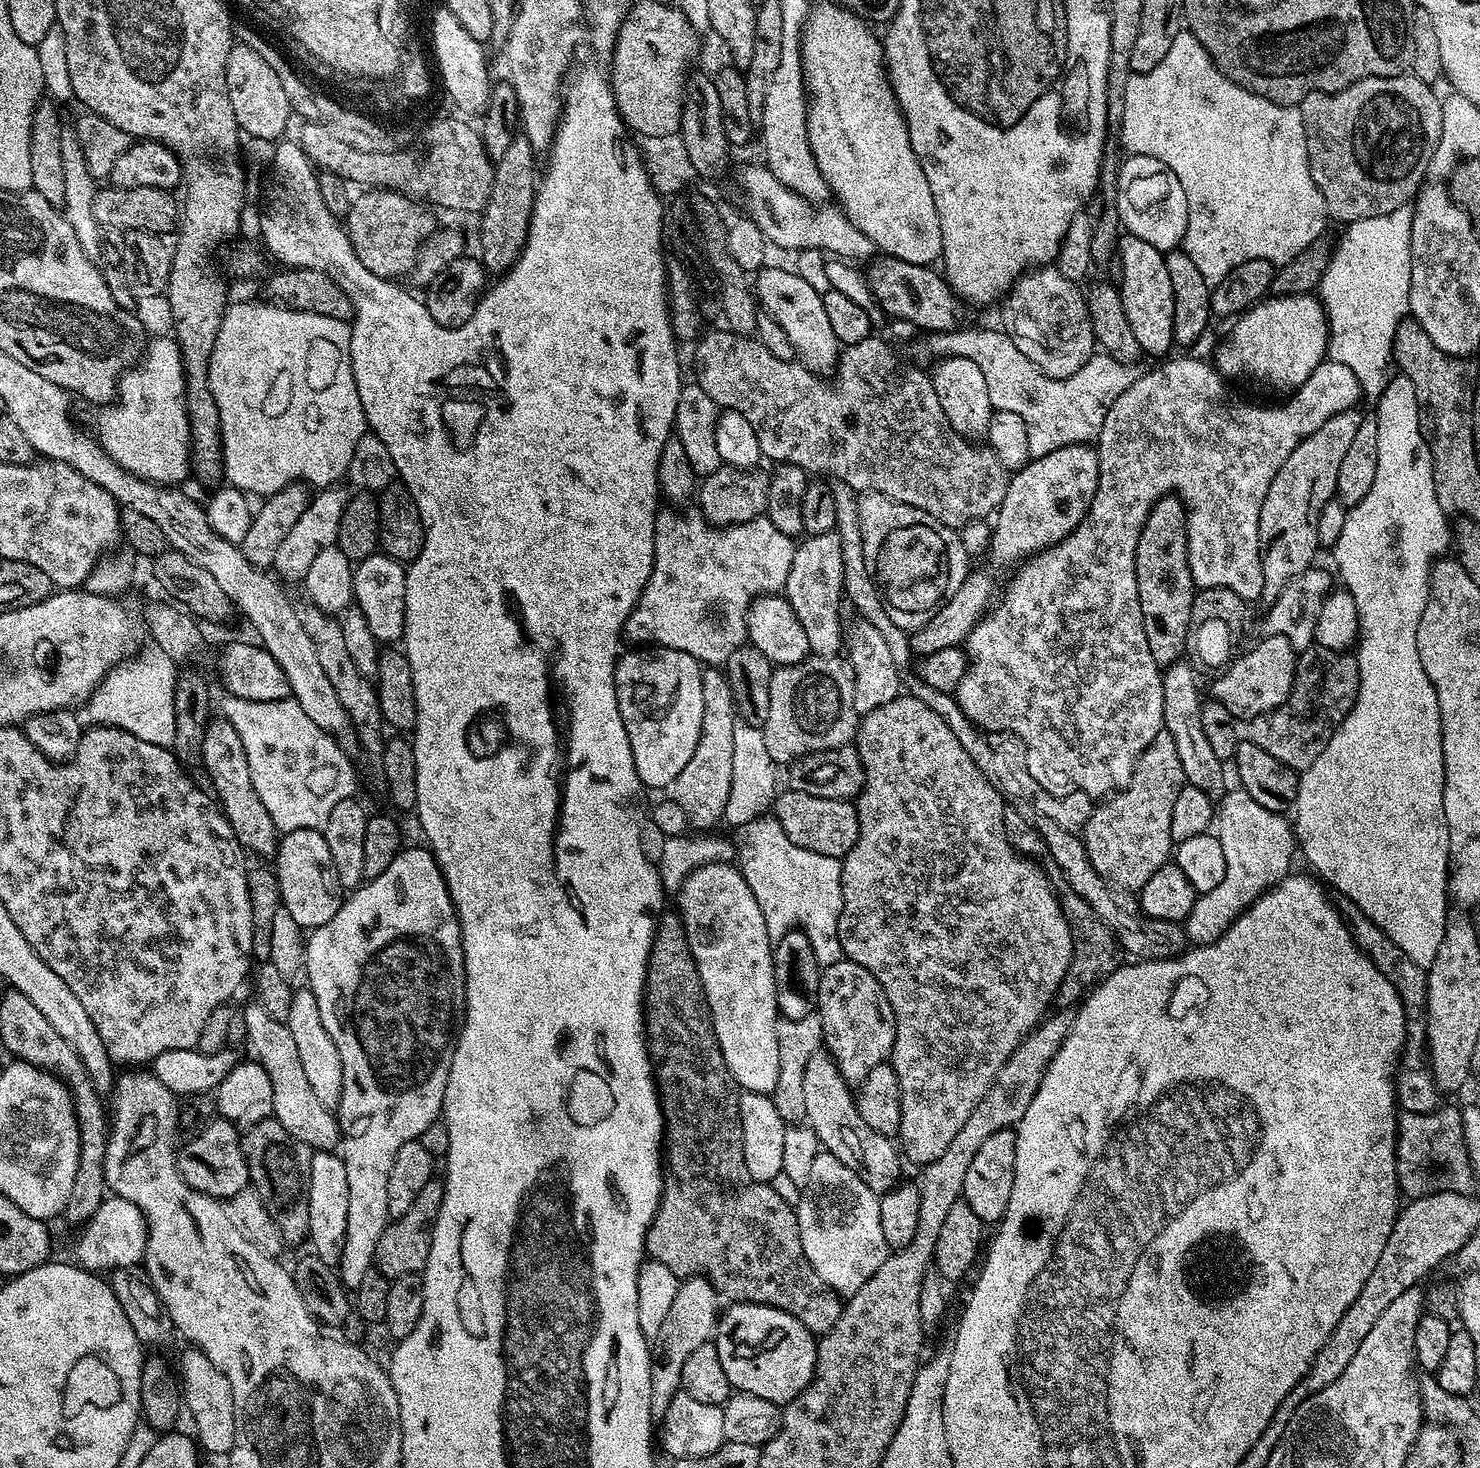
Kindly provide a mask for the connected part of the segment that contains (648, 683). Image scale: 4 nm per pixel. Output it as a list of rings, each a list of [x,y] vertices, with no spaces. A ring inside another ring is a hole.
[[[656,646],[651,650],[653,652],[625,651],[617,659],[616,697],[641,785],[645,789],[667,789],[678,774],[682,774],[682,766],[690,762],[690,754],[694,754],[694,746],[698,746],[698,738],[702,734],[702,665],[677,648]]]

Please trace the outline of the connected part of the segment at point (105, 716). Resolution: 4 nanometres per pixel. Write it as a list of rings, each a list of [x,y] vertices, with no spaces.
[[[147,647],[139,649],[138,662],[134,662],[134,666],[128,666],[118,674],[118,702],[106,704],[106,710],[101,710],[98,716],[107,725],[142,738],[142,742],[154,742],[168,748],[175,740],[174,692],[178,664],[162,649]]]

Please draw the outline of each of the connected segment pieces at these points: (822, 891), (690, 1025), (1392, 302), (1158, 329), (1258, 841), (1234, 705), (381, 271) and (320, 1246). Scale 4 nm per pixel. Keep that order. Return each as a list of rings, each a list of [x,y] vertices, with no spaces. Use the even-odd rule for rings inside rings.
[[[768,814],[737,827],[734,834],[735,859],[762,910],[762,918],[766,918],[768,937],[775,942],[787,932],[799,929],[810,938],[814,958],[821,966],[841,960],[838,936],[838,918],[844,906],[841,861],[790,842],[779,822]]]
[[[675,911],[667,912],[659,917],[656,926],[656,937],[648,955],[648,972],[680,976],[680,980],[692,980],[692,984],[688,984],[688,992],[680,992],[680,988],[672,988],[672,992],[668,992],[668,988],[660,988],[660,992],[656,992],[660,1000],[650,1001],[650,1004],[656,1004],[656,1008],[652,1008],[652,1020],[656,1020],[656,1016],[664,1020],[664,1008],[668,1008],[668,1004],[672,1004],[672,1016],[676,1016],[676,1020],[664,1020],[664,1024],[660,1024],[668,1044],[664,1044],[664,1052],[656,1052],[656,1064],[659,1064],[660,1076],[664,1080],[666,1098],[666,1183],[660,1193],[656,1216],[644,1239],[645,1253],[678,1278],[706,1277],[721,1305],[765,1304],[798,1318],[798,1322],[813,1334],[826,1333],[838,1322],[841,1297],[824,1284],[814,1266],[810,1266],[802,1250],[795,1207],[791,1203],[788,1205],[772,1189],[771,1183],[752,1179],[750,1170],[746,1170],[740,1141],[741,1089],[730,1074],[720,1049],[684,923]],[[692,1008],[700,1008],[700,1012],[696,1012],[696,1020],[680,1020],[680,1016],[684,1016],[684,1012],[692,1012]]]
[[[1405,206],[1374,218],[1353,220],[1345,227],[1348,229],[1345,230],[1340,244],[1338,240],[1335,245],[1332,261],[1328,263],[1324,277],[1318,285],[1319,295],[1326,305],[1329,331],[1327,355],[1331,359],[1344,364],[1355,362],[1354,360],[1393,359],[1392,342],[1396,339],[1396,325],[1401,319],[1400,311],[1405,311],[1411,290],[1412,213],[1413,209]]]
[[[1131,234],[1120,237],[1118,262],[1120,260],[1120,280],[1118,287],[1126,318],[1130,318],[1130,328],[1138,338],[1138,346],[1149,357],[1160,356],[1174,344],[1174,286],[1170,280],[1170,270],[1164,261],[1165,253],[1160,252],[1150,242]]]
[[[1243,790],[1229,791],[1222,800],[1224,809],[1218,812],[1218,835],[1222,842],[1222,850],[1226,854],[1226,878],[1214,890],[1197,895],[1196,904],[1190,910],[1186,921],[1187,939],[1193,945],[1213,944],[1248,907],[1263,896],[1265,892],[1276,887],[1285,876],[1289,875],[1288,862],[1292,858],[1292,848],[1297,847],[1298,840],[1294,835],[1291,823],[1284,821],[1285,817],[1278,812],[1266,810],[1266,806],[1258,806],[1250,794]]]
[[[1285,635],[1264,636],[1261,641],[1261,644],[1254,645],[1249,652],[1244,652],[1241,656],[1239,653],[1212,684],[1211,695],[1237,718],[1261,716],[1286,702],[1296,677],[1298,648],[1292,645],[1293,641]]]
[[[368,190],[364,200],[351,205],[346,217],[346,231],[358,258],[371,272],[385,278],[400,278],[413,263],[421,243],[420,232],[426,228],[426,212],[416,209],[411,195],[389,190]]]
[[[335,1151],[331,1152],[316,1152],[313,1155],[313,1160],[310,1159],[306,1164],[306,1199],[308,1202],[308,1234],[307,1239],[312,1240],[311,1251],[320,1259],[322,1262],[329,1264],[331,1266],[336,1266],[341,1263],[342,1253],[344,1251],[344,1239],[346,1238],[346,1214],[348,1213],[348,1207],[350,1206],[350,1190],[346,1186],[346,1166],[344,1165],[343,1159]]]

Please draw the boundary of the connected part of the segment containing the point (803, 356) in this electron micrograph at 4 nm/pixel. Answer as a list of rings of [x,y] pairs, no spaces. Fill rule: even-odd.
[[[764,266],[755,280],[754,292],[763,311],[775,318],[782,330],[786,330],[786,338],[790,338],[790,346],[794,346],[804,367],[816,374],[826,373],[828,367],[829,371],[839,361],[842,345],[828,321],[823,295],[816,292],[814,286],[802,282],[802,278],[794,270],[788,269],[787,272],[784,268]]]

